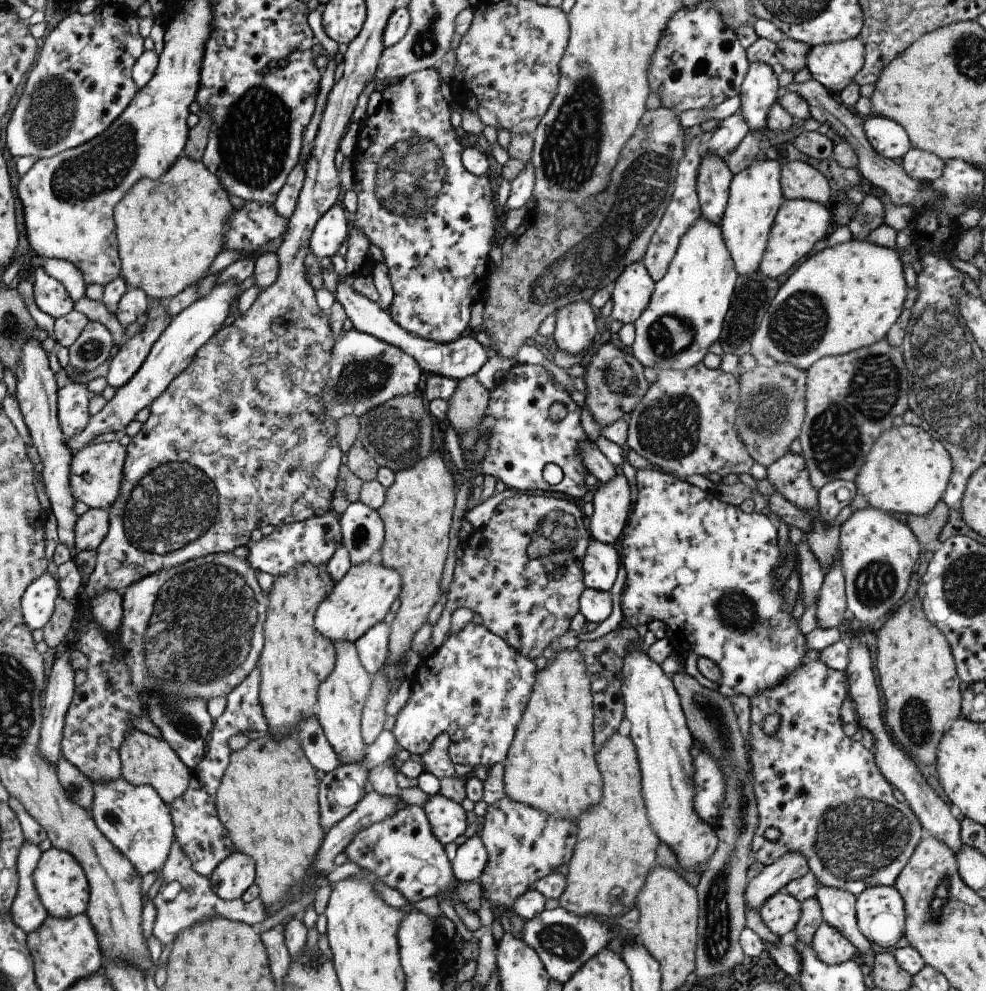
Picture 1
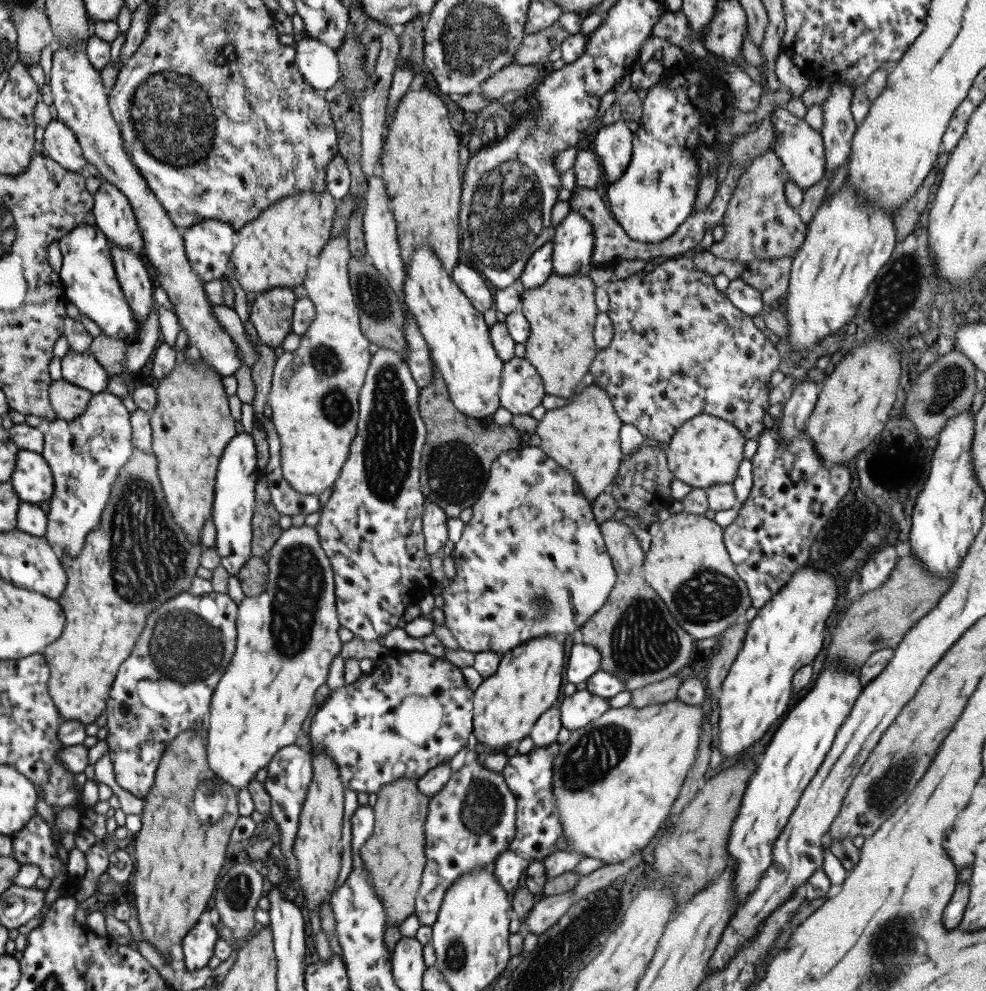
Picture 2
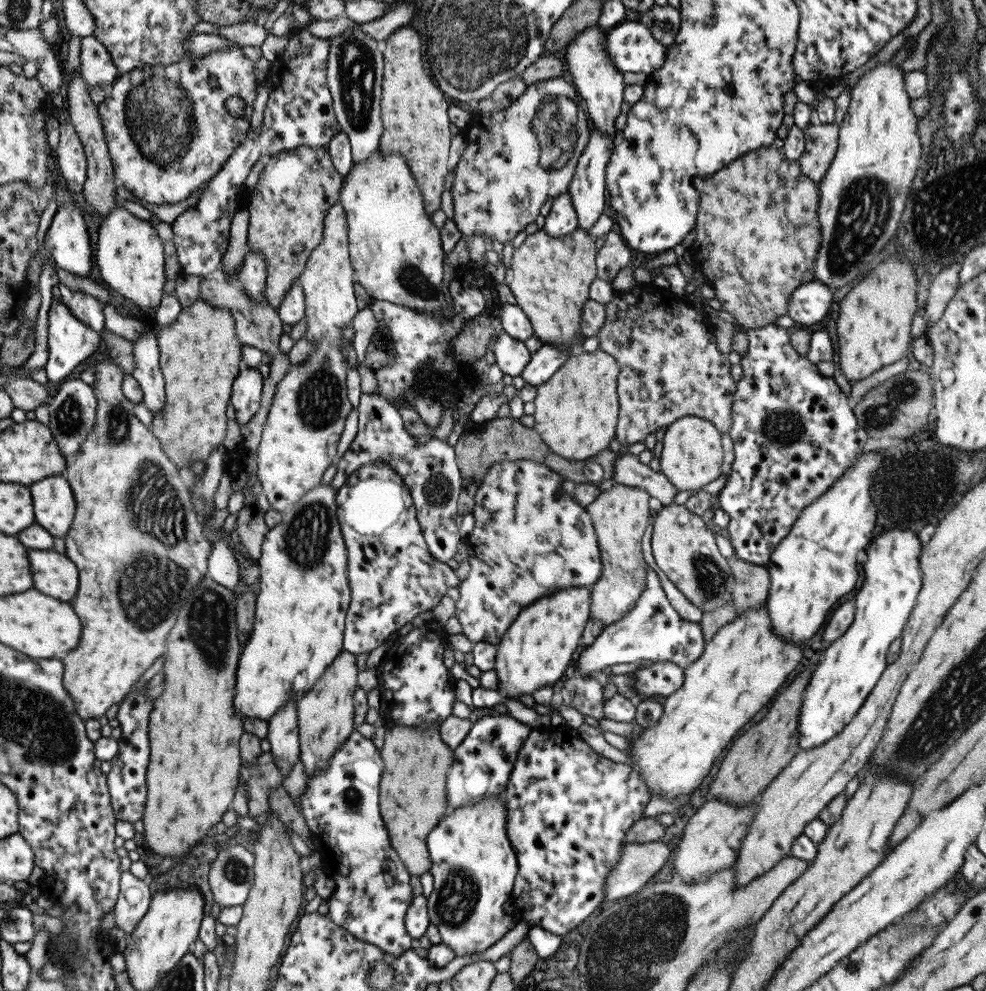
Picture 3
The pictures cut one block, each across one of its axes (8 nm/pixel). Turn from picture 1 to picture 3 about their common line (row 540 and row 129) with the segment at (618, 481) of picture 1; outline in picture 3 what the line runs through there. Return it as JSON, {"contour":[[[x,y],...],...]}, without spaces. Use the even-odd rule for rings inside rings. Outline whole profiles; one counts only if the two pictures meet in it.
{"contour":[[[598,24],[588,27],[588,30],[576,34],[576,38],[568,44],[565,52],[566,64],[568,64],[567,78],[573,86],[576,86],[575,90],[586,106],[591,126],[610,137],[612,141],[618,132],[614,127],[614,120],[622,114],[626,84],[623,81],[623,73],[614,66],[612,58],[606,52],[606,31]]]}

